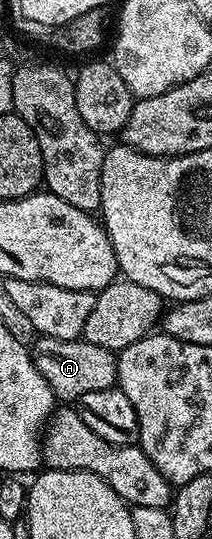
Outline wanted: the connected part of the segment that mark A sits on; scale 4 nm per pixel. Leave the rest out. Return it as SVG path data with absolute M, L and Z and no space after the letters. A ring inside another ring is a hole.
M40 336L33 345L33 364L41 375L45 375L45 383L51 388L50 396L54 400L56 397L59 403L78 402L81 395L89 391L105 391L118 382L116 354L82 339L66 341Z

